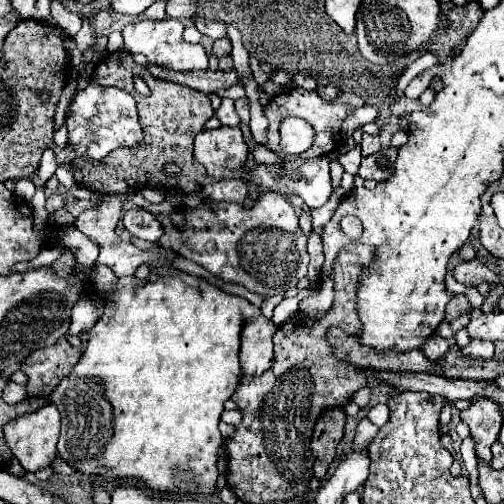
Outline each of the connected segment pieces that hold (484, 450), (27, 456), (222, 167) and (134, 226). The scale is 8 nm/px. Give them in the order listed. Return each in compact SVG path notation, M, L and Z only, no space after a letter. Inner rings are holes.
M481 396L471 402L467 410L461 410L461 420L471 428L471 438L475 442L475 454L487 466L491 464L491 444L499 438L503 416L499 406Z
M45 404L41 410L31 412L27 416L19 416L19 420L13 420L5 428L7 436L7 446L11 448L13 456L21 462L23 470L27 472L37 472L41 468L47 468L53 464L57 458L57 438L59 438L59 426L61 426L61 416L55 404Z
M219 126L215 130L203 130L195 138L193 156L205 166L207 174L215 180L221 178L245 178L245 158L249 146L243 140L239 126Z
M143 208L127 210L123 216L123 226L127 232L131 232L131 236L137 236L137 238L143 238L149 242L159 242L161 234L163 234L159 220Z

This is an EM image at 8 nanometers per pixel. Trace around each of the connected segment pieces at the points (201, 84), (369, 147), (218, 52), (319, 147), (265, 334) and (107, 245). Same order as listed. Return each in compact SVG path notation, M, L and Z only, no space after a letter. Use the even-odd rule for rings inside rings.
M147 64L147 70L151 72L153 78L169 80L169 82L175 82L175 84L183 84L183 86L201 90L205 94L213 94L213 92L217 92L221 88L229 88L233 84L241 84L241 80L239 80L235 70L227 70L227 72L223 72L223 70L217 70L217 72L211 72L211 70L177 72L177 70L161 68L161 66L155 66L155 64Z
M363 134L361 148L363 148L363 156L369 156L369 154L375 154L375 152L379 152L379 150L381 150L379 136L373 136L373 134Z
M219 38L219 40L215 40L215 44L213 44L213 54L215 56L229 56L231 54L231 40L229 38Z
M293 88L293 90L287 90L287 92L283 92L283 94L279 94L279 96L275 96L267 106L265 106L265 116L267 116L267 120L269 120L269 128L267 128L267 148L269 150L273 150L277 156L281 156L283 160L289 160L291 156L289 154L285 154L283 150L281 150L281 146L279 146L279 122L281 122L281 118L285 118L285 116L299 116L299 118L305 118L313 128L315 128L315 142L313 142L313 146L307 150L307 152L303 152L301 156L303 158L319 158L319 156L325 156L325 154L329 154L331 150L335 150L335 148L339 148L339 132L341 132L341 124L343 124L343 120L345 120L345 116L347 116L347 108L357 108L357 106L363 106L365 102L359 98L359 96L355 96L353 92L341 92L335 100L329 100L329 98L321 98L319 96L319 92L309 92L309 90L303 90L303 88Z
M259 316L255 320L247 320L241 332L241 368L247 376L261 376L273 364L273 334L277 326Z
M115 194L103 196L103 202L101 202L97 208L87 208L87 210L83 210L83 212L79 214L79 218L75 220L75 228L81 230L85 236L89 236L91 240L95 240L95 242L99 244L100 253L97 260L98 263L113 268L113 272L115 272L117 276L133 276L139 264L153 264L153 266L159 264L159 262L161 262L161 264L167 264L167 260L169 260L171 256L175 256L171 250L163 250L163 248L159 248L159 250L155 250L155 252L133 250L135 246L133 246L131 242L123 240L123 236L119 236L119 234L115 232L115 228L117 228L117 224L119 224L119 214L121 214L121 210L123 210L125 200L127 200L127 196L123 196L123 194L119 194L119 196L115 196Z

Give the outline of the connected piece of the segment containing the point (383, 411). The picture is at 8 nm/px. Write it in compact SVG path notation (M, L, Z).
M377 404L375 408L371 408L369 414L367 414L367 418L369 418L373 424L383 426L383 424L389 420L389 408L387 408L387 404Z

